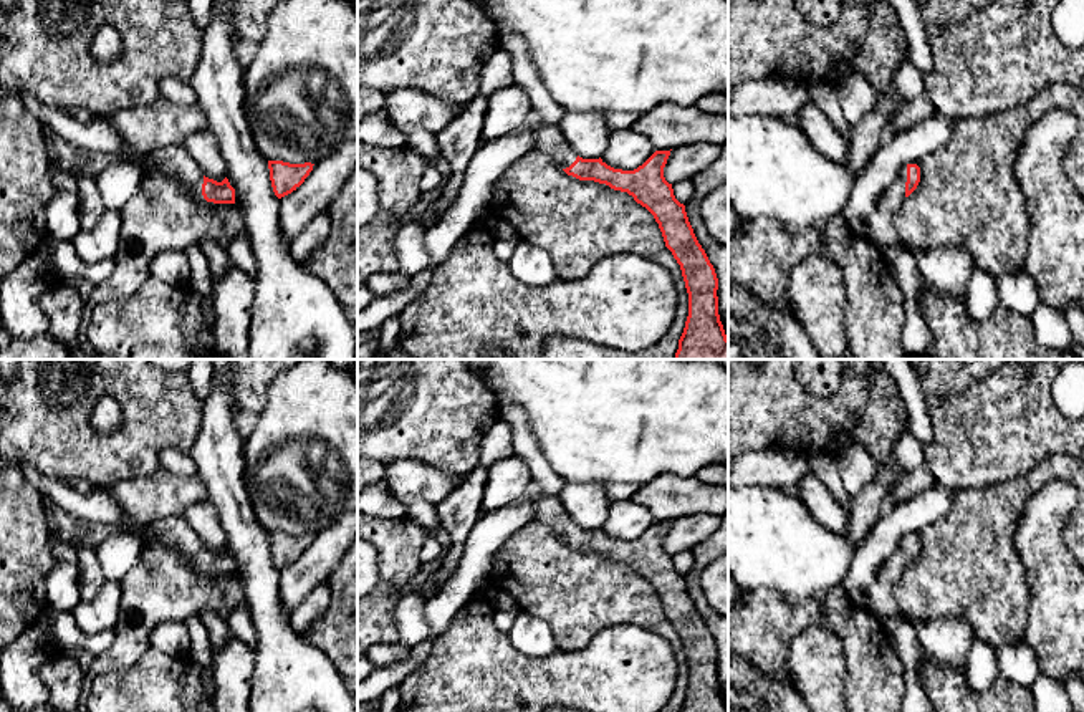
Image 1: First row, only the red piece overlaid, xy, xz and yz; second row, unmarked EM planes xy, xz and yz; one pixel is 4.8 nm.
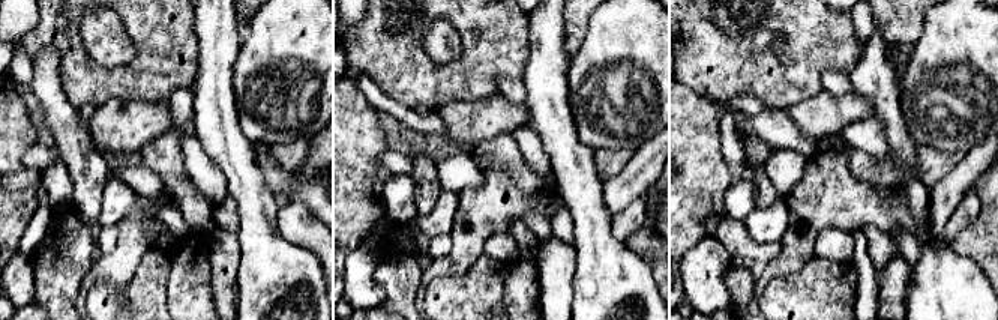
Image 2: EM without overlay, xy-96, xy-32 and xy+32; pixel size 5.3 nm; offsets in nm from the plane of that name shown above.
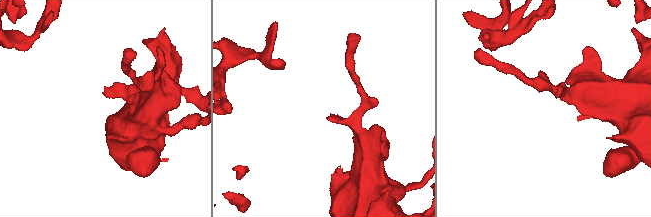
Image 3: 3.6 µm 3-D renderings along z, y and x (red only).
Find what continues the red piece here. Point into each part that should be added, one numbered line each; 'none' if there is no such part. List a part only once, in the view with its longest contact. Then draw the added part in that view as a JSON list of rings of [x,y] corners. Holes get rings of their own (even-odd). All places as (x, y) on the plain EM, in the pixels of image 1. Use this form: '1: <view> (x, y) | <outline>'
1: xy (174, 532) | [[[170,515],[162,520],[157,520],[144,528],[141,540],[144,545],[165,545],[175,548],[185,561],[192,566],[194,571],[207,576],[215,576],[213,573],[207,573],[202,566],[204,543],[199,535],[187,525],[182,515]]]

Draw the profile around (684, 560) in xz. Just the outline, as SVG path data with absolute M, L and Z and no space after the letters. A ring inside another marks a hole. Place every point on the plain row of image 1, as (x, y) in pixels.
M682 550L677 555L672 556L674 566L680 575L687 575L693 565L695 565L695 556L690 550Z

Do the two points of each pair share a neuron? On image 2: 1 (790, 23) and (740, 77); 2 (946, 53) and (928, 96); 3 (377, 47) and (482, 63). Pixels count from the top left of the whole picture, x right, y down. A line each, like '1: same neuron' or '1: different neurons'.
1: same neuron
2: same neuron
3: same neuron

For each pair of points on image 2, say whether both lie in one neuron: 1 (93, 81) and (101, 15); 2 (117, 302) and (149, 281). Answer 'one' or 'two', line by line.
1: two
2: one

